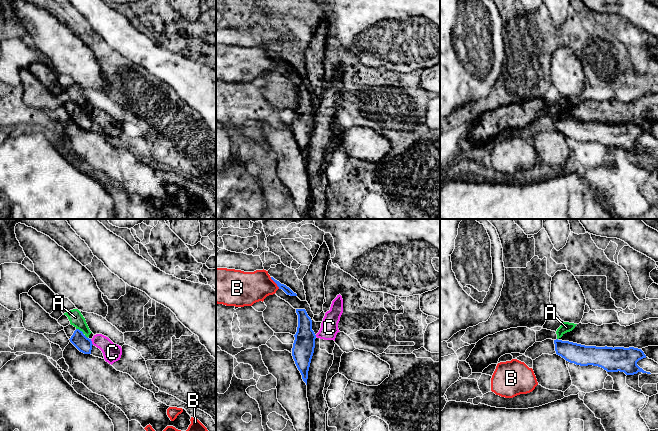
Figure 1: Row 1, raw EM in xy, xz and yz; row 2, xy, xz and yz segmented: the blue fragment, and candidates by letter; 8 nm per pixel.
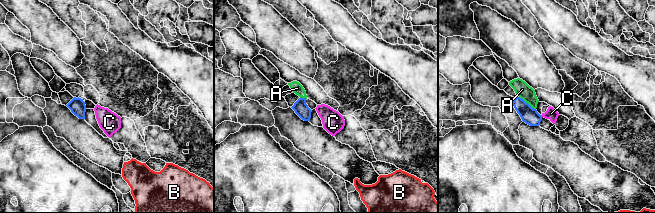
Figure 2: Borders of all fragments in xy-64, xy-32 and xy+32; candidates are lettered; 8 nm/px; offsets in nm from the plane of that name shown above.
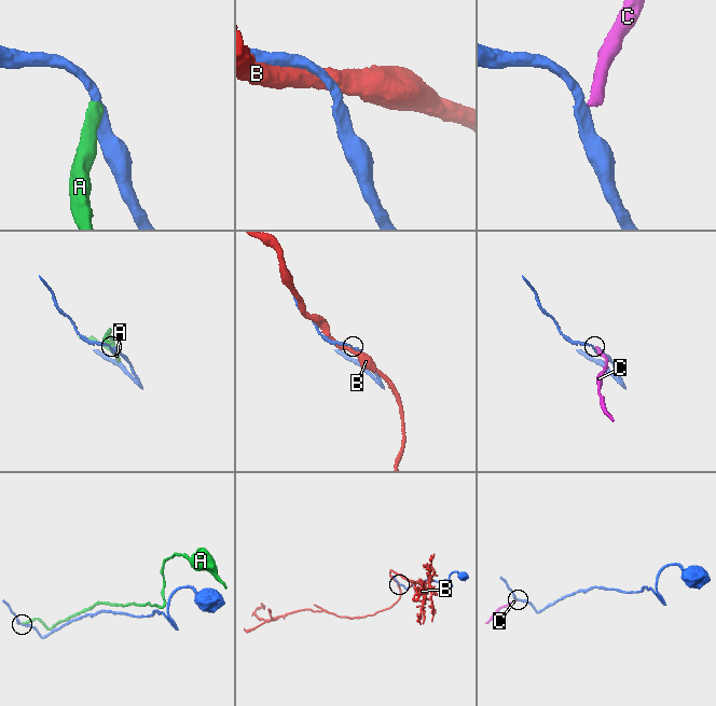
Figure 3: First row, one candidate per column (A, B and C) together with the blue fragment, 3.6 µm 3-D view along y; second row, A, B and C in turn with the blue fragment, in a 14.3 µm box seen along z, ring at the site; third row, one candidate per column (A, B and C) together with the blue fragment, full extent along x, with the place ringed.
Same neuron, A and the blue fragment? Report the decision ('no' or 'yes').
no

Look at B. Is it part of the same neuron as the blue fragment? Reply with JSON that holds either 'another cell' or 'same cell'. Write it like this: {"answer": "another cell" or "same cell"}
{"answer": "same cell"}

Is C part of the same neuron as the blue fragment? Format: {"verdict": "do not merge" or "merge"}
{"verdict": "do not merge"}

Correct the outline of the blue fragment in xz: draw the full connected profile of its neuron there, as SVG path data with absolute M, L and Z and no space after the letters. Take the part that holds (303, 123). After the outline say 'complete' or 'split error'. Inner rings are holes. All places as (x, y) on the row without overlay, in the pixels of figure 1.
M296 85L298 91L297 108L292 124L295 140L307 161L308 147L315 124L316 111L312 106L312 96L305 85Z; complete

